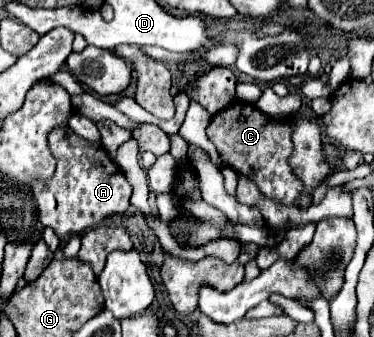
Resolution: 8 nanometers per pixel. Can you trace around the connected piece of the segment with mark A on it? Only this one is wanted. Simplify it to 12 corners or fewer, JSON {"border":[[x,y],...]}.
{"border":[[50,132],[54,176],[32,184],[60,238],[126,212],[132,186],[100,144]]}

